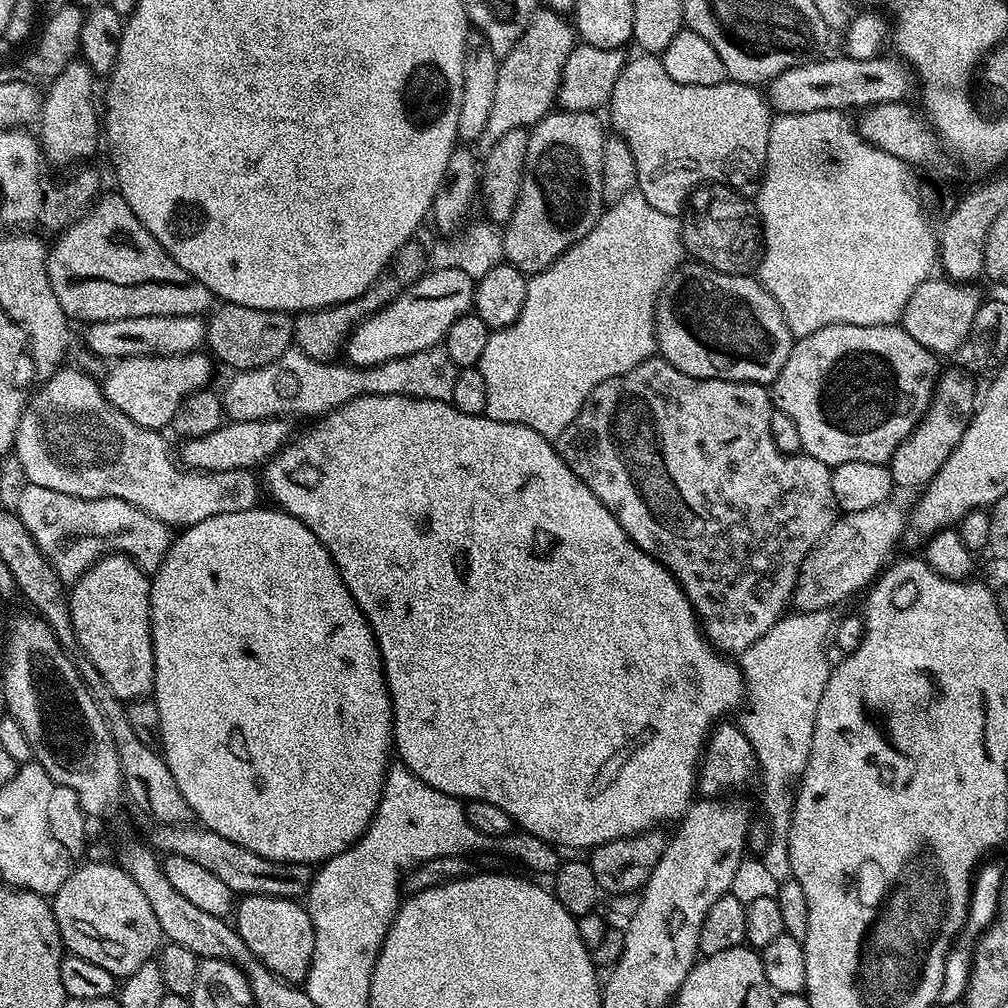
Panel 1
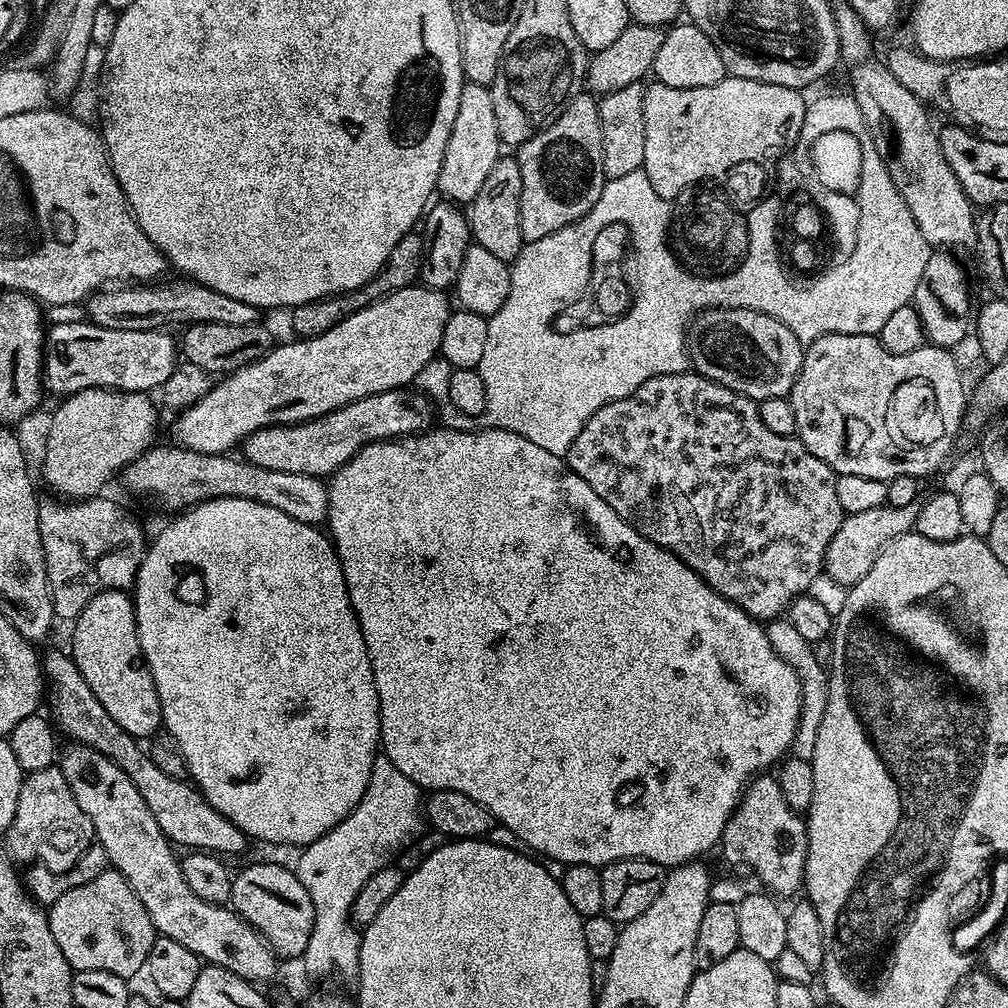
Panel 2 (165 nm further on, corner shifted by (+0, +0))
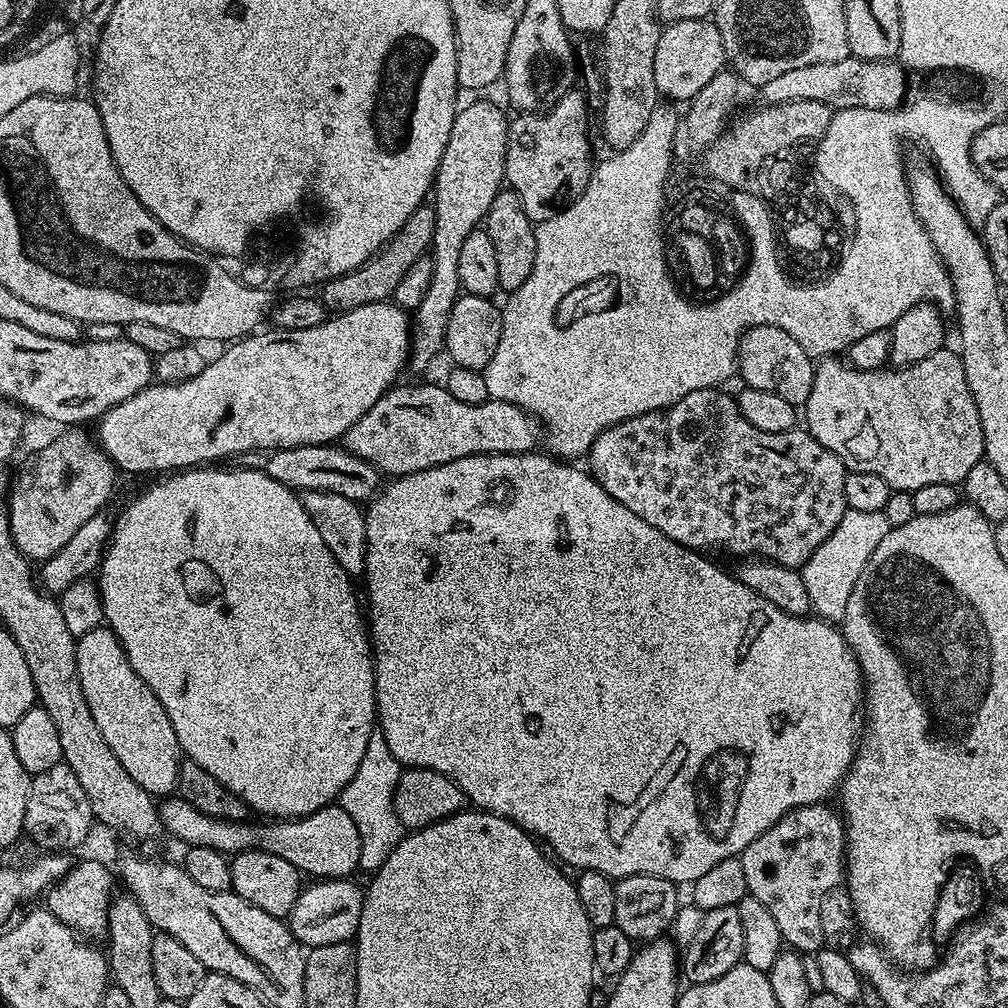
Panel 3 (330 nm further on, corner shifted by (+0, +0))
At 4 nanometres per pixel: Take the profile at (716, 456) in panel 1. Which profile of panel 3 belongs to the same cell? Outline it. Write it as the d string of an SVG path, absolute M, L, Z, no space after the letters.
M719 387L694 390L694 394L686 394L686 398L674 402L669 408L647 412L602 430L602 434L598 434L598 438L594 438L592 448L588 451L587 471L600 483L602 490L606 490L606 494L610 498L622 502L622 506L626 506L626 510L634 510L634 514L638 514L638 518L642 518L642 522L650 522L650 526L654 526L654 530L662 530L662 534L666 534L666 538L670 538L682 546L695 548L701 554L729 552L732 556L742 556L740 558L763 558L765 561L772 561L784 567L799 570L809 560L810 554L814 554L819 548L824 547L826 538L830 538L830 534L834 534L834 530L842 522L846 511L844 463L833 452L823 448L803 427L797 426L788 432L767 432L758 430L758 426L750 426L750 422L746 422L746 418L742 418L742 410L736 405L736 396L732 394L727 396L726 393L720 391L724 390Z

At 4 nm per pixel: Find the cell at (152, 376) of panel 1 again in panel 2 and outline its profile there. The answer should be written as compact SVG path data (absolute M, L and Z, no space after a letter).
M91 388L90 390L82 390L81 392L73 392L72 395L63 397L59 401L60 404L56 408L56 413L52 416L52 421L48 424L48 437L44 440L44 480L57 492L57 497L63 498L65 501L81 501L88 500L92 497L99 497L104 487L108 484L108 479L112 475L119 473L121 470L133 464L138 457L147 452L149 448L153 447L154 440L152 440L152 431L155 430L156 424L152 420L148 420L152 416L152 412L148 408L136 408L135 399L126 399L125 393L115 392L113 388Z

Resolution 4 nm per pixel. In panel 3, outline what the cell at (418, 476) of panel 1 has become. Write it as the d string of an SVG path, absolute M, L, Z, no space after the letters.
M533 450L518 454L467 456L458 458L454 462L446 462L442 466L434 466L430 470L418 470L414 474L397 476L389 479L367 505L364 514L366 562L362 583L368 591L366 620L370 625L370 643L376 665L378 730L386 738L386 746L390 746L390 754L394 754L394 758L401 766L429 768L438 774L446 774L450 779L455 780L471 803L472 800L476 803L473 805L477 809L513 820L519 828L523 828L525 832L543 841L554 853L555 859L563 862L569 869L589 868L613 878L646 874L661 876L671 880L677 886L691 885L694 880L702 877L706 870L713 869L718 862L739 857L740 853L746 850L746 846L754 842L754 838L766 834L766 830L770 830L770 826L774 826L774 822L778 822L778 818L785 816L791 808L801 808L827 801L829 799L827 796L831 792L833 795L839 789L844 775L852 767L858 741L862 736L864 676L860 673L860 667L850 646L844 641L843 631L835 623L819 618L809 618L807 615L795 616L783 612L778 606L774 606L773 602L768 602L762 594L740 582L731 571L723 572L718 565L711 564L708 561L711 559L707 555L666 538L666 534L662 534L662 530L654 530L650 522L642 522L642 518L638 518L634 510L626 510L622 502L610 498L606 490L602 490L600 483L583 467L575 468L572 465L575 463L565 462L555 455L541 452Z

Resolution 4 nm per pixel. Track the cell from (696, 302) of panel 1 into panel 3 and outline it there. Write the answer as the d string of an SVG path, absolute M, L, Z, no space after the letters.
M753 326L740 340L738 376L744 379L747 387L770 390L770 394L778 394L778 398L786 398L786 402L802 406L810 398L815 373L813 357L778 326Z

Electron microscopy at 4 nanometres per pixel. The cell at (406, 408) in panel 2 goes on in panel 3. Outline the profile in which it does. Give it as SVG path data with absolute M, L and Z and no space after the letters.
M408 384L405 388L393 387L384 393L342 438L343 447L358 458L374 465L385 477L395 478L414 474L418 470L430 470L446 462L454 462L467 456L489 456L490 454L518 454L530 452L542 440L542 425L526 410L501 400L489 399L478 406L458 402L448 389L436 384Z

